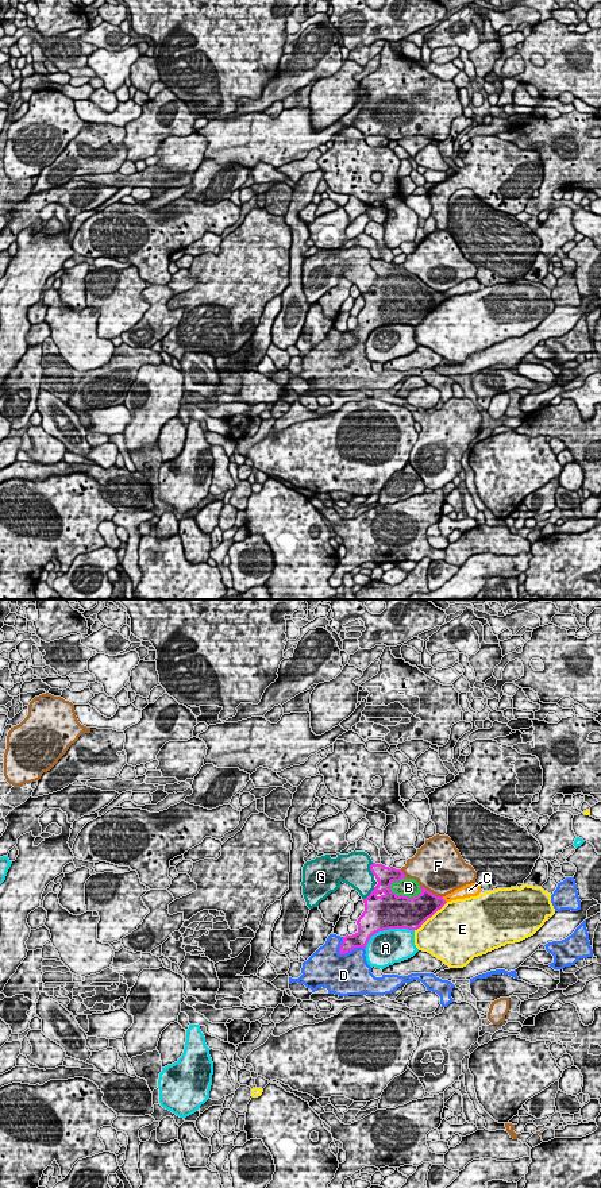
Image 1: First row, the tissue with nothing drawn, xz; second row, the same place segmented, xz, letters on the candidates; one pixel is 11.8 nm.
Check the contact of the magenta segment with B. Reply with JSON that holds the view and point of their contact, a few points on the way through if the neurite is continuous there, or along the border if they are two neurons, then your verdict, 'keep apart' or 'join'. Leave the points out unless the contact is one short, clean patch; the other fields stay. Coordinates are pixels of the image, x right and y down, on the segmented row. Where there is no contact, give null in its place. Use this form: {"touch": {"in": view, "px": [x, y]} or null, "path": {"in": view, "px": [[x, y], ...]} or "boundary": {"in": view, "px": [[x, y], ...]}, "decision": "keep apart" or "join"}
{"touch": {"in": "xz", "px": [403, 895]}, "decision": "join"}

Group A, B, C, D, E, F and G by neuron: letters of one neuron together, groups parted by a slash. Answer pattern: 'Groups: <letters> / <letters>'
Groups: A / B / C / D / E / F / G

